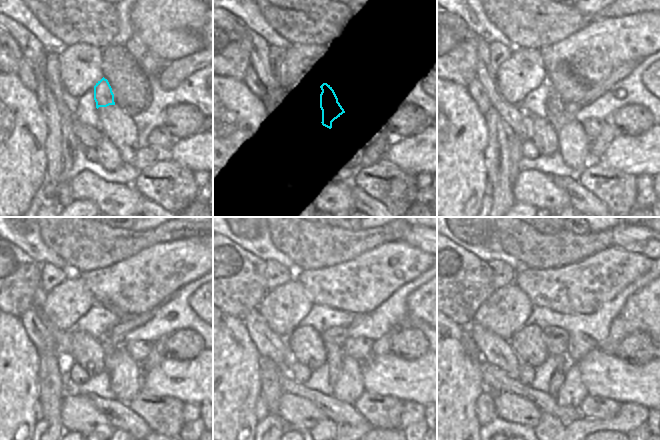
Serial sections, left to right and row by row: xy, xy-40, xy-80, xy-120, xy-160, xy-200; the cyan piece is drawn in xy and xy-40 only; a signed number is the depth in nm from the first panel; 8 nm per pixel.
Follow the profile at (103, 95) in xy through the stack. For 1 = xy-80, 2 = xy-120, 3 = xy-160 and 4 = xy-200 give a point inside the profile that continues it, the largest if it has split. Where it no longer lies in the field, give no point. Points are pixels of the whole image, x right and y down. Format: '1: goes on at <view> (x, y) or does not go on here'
1: goes on at xy-80 (556, 115)
2: goes on at xy-120 (109, 348)
3: goes on at xy-160 (334, 354)
4: goes on at xy-200 (559, 375)

